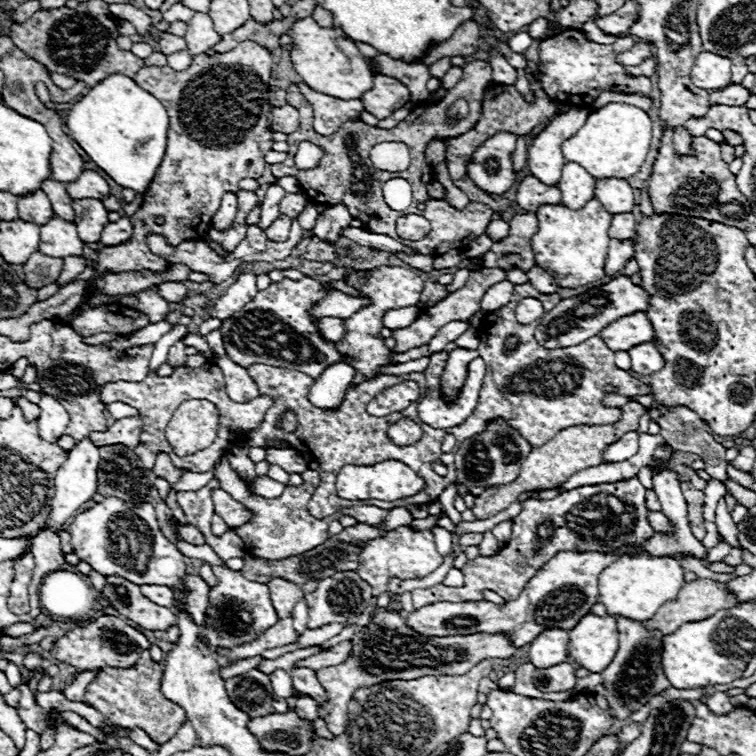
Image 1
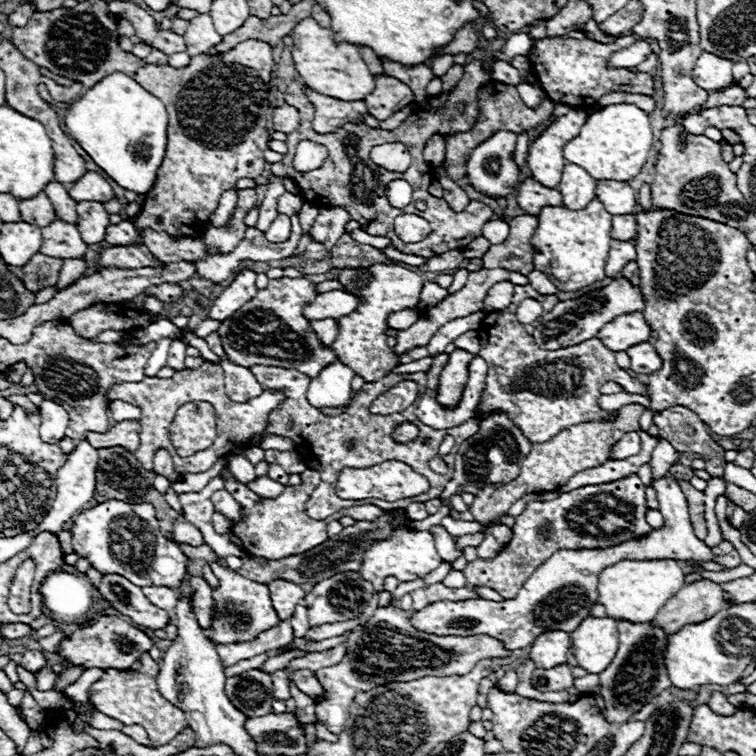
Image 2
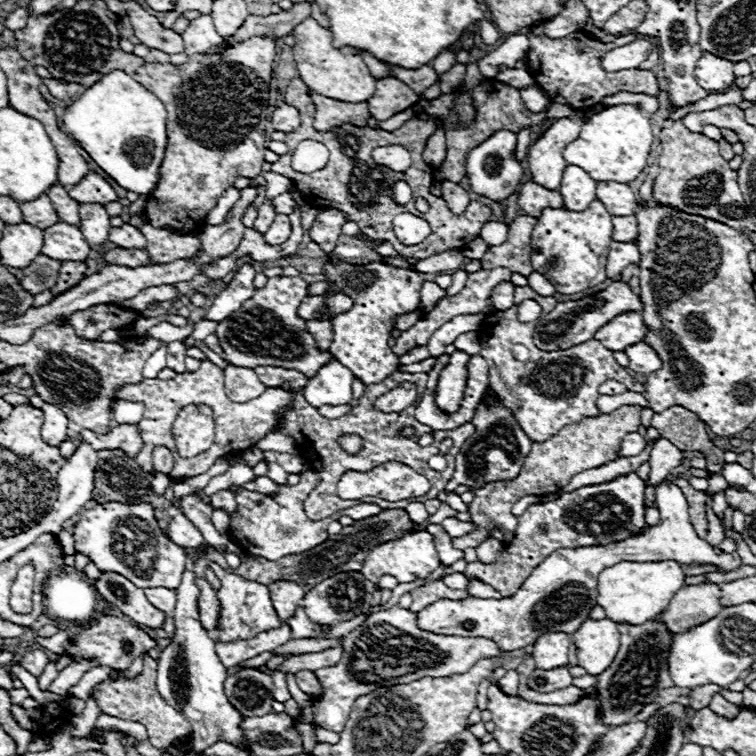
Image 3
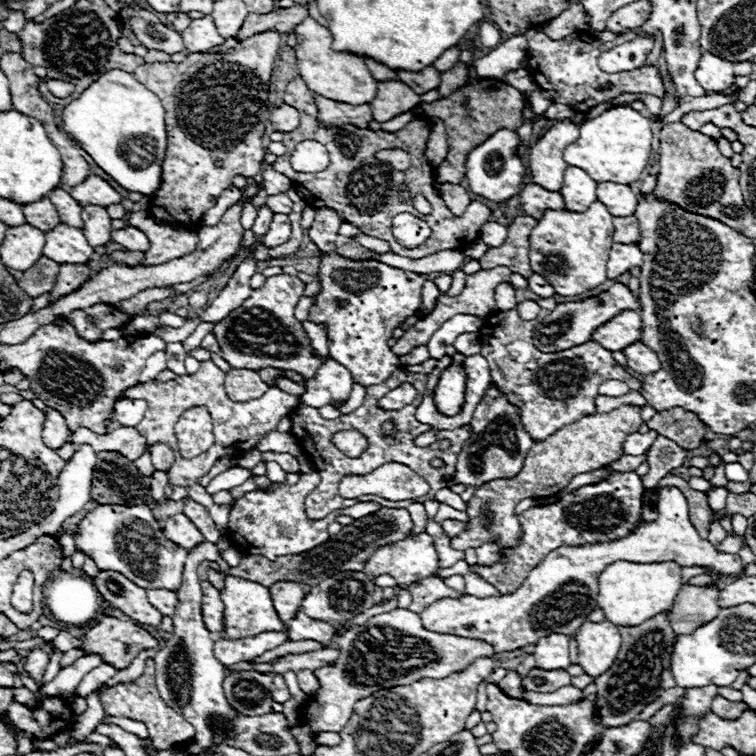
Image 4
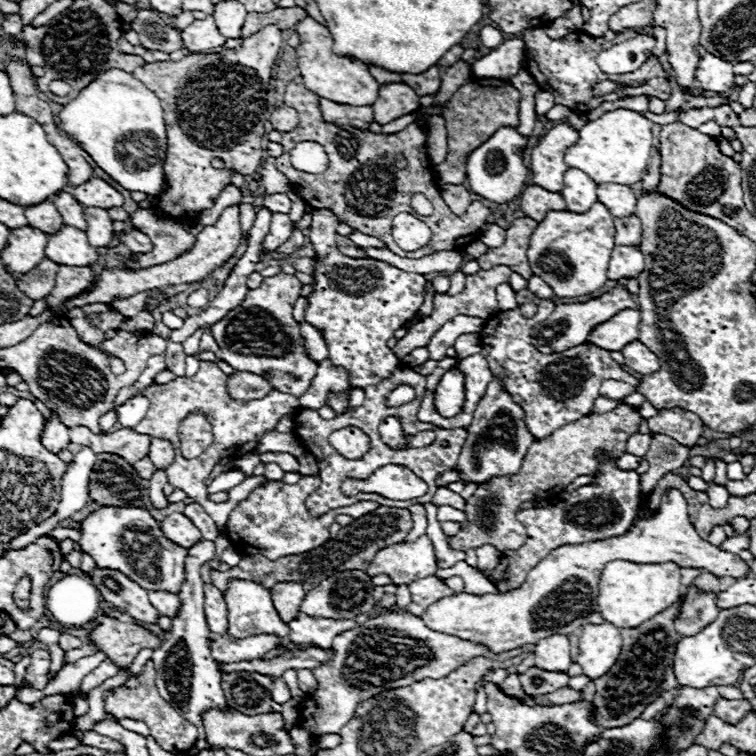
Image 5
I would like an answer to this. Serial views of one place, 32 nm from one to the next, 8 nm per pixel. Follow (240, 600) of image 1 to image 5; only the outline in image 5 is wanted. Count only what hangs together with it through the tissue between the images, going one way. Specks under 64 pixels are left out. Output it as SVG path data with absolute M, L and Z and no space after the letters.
M232 578L224 592L224 602L228 608L228 636L246 638L246 636L256 636L256 634L278 634L288 642L290 628L280 620L274 604L272 604L268 588L264 588L252 580L234 580Z

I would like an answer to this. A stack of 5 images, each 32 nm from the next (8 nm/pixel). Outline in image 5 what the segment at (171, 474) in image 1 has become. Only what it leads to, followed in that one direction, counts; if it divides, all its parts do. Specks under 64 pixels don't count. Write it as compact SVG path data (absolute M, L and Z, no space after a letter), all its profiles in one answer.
M154 440L150 444L150 460L156 470L166 470L174 462L174 448L164 440Z

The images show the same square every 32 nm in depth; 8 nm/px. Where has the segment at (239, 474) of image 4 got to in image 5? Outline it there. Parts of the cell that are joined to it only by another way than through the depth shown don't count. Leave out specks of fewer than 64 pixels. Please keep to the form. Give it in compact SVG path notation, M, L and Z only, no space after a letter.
M238 468L228 470L228 472L224 472L224 474L220 474L218 478L212 480L208 492L222 492L222 490L230 490L230 488L242 484L246 478L248 478L248 476L246 476L242 470L238 470Z

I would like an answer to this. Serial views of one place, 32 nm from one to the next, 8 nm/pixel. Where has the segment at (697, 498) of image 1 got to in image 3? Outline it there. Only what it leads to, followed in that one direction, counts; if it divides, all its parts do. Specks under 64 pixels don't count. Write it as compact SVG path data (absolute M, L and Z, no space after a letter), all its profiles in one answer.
M674 478L674 482L680 486L680 490L684 492L688 506L690 506L690 520L692 526L696 530L696 534L700 538L706 538L708 534L708 520L706 520L706 494L700 490L694 490L686 480L682 478Z

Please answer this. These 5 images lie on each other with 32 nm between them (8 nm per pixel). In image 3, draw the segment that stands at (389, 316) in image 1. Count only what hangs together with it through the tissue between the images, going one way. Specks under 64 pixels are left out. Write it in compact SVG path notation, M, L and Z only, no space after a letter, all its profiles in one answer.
M414 310L414 312L408 312L408 314L400 314L400 316L394 320L394 324L396 324L398 330L408 330L408 326L412 326L418 318L420 318L420 312Z

